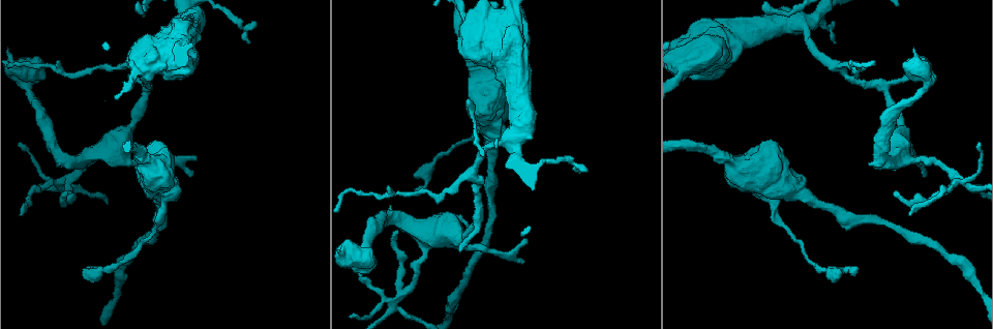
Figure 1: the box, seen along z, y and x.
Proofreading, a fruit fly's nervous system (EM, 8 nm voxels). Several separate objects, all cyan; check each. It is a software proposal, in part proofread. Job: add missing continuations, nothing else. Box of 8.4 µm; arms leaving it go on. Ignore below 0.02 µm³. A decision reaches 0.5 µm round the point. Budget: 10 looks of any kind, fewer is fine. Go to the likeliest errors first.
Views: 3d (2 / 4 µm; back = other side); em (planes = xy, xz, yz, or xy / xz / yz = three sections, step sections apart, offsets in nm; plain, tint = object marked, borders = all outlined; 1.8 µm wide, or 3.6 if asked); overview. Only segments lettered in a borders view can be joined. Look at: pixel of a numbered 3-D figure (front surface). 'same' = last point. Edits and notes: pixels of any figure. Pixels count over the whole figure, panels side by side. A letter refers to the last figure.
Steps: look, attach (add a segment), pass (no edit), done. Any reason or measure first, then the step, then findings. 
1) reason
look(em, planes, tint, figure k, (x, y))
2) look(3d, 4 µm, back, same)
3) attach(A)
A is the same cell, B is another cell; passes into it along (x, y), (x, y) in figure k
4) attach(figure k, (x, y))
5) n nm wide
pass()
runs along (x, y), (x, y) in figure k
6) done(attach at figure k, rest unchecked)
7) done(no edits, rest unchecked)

three arms meet
look(3d, 4 µm, figure 1, (507, 138))

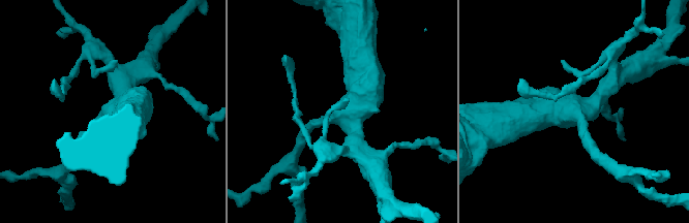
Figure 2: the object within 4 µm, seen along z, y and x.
3 arms; need the tissue
look(em, planes, tint, figure 2, (110, 112))

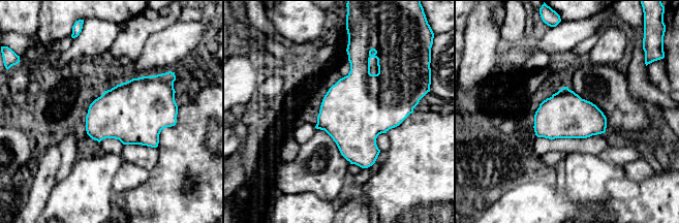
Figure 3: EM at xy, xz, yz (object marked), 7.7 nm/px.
what lies round it
look(em, planes, borders, same)

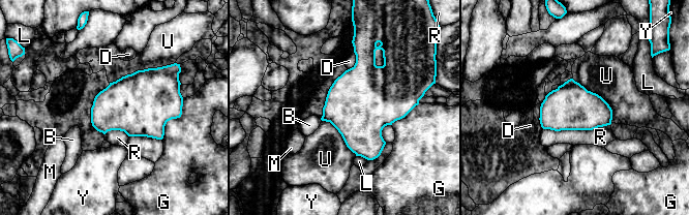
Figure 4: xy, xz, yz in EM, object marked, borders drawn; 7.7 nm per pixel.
pass()
B, D, G, L, M, R, U and Y are other cells; border along (170, 64), (138, 69), (110, 83) in figure 4; no lettered segment goes on from it

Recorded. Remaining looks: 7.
tapers out
look(em, xy, step 4, tint, figure 1, (835, 43))

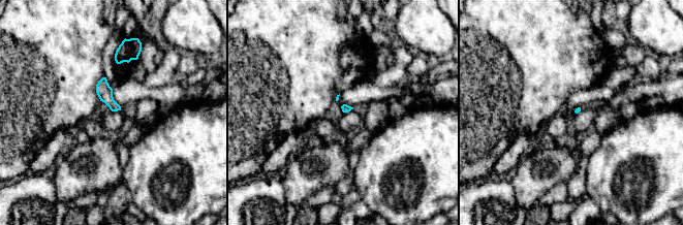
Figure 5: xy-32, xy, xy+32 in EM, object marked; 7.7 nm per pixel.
look(em, xy, step 4, borders, same)

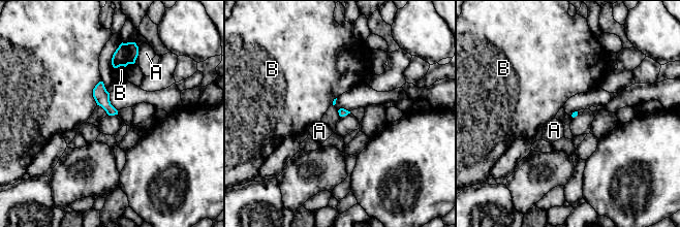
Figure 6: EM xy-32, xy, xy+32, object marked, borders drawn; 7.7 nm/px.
pass()
A and B are other cells; border along (111, 60), (114, 67), (134, 62) in figure 6; none of them fits

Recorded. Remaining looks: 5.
thin end
look(3d, 2 µm, figure 1, (89, 267))

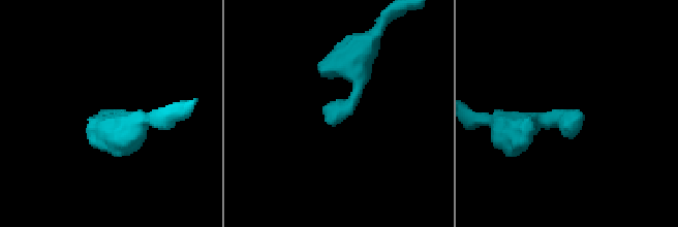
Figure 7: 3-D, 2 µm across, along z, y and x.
look(em, planes, borders, figure 7, (98, 114))

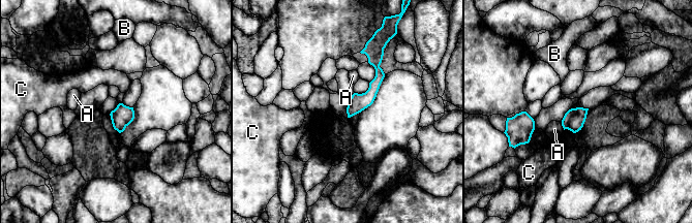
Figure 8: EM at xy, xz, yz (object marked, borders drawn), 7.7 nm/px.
140 nm wide
pass()
A, B and C are other cells; none of them fits

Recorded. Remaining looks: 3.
thick turns thin
look(em, 3.6 µm, planes, borders, figure 1, (901, 148))

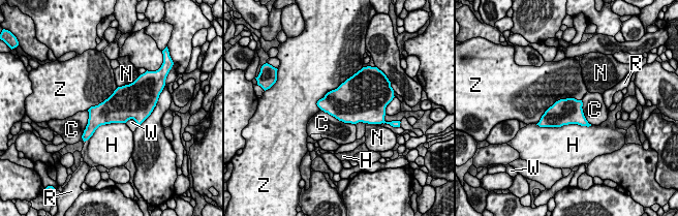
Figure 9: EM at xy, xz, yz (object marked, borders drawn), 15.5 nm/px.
pass()
C, H, N, R, W and Z are other cells; no lettered segment goes on from it

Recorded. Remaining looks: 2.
done(no edits, rest unchecked)

